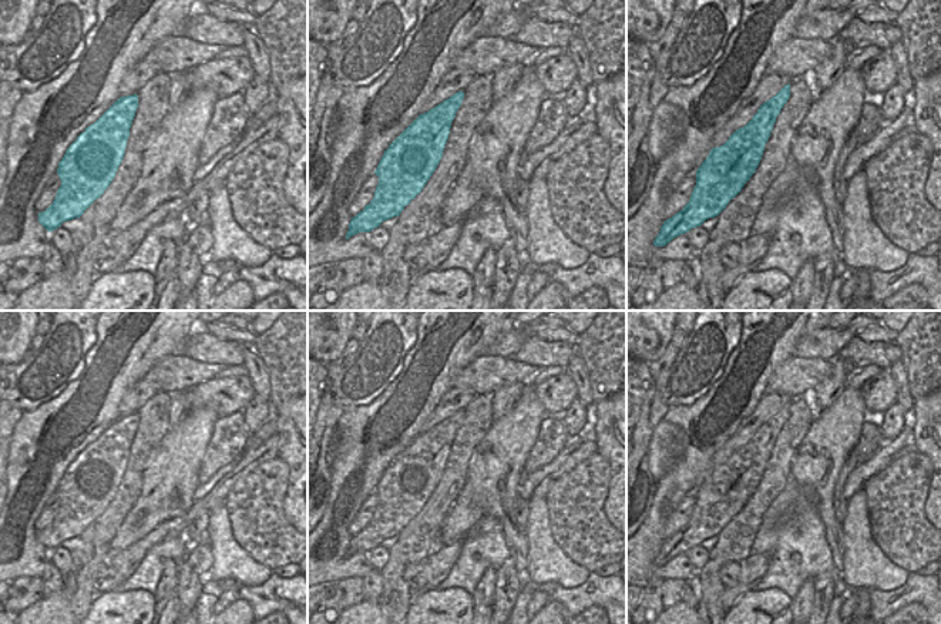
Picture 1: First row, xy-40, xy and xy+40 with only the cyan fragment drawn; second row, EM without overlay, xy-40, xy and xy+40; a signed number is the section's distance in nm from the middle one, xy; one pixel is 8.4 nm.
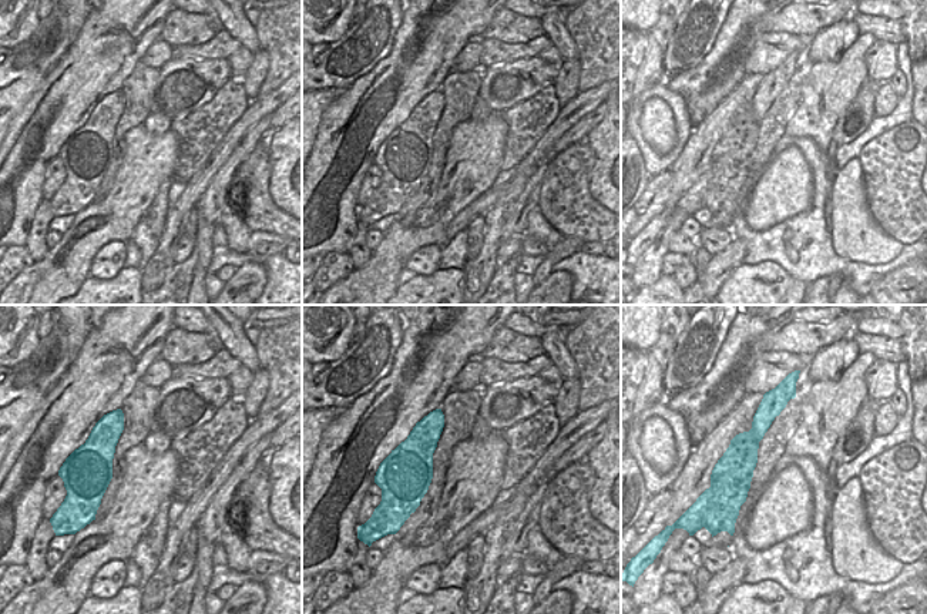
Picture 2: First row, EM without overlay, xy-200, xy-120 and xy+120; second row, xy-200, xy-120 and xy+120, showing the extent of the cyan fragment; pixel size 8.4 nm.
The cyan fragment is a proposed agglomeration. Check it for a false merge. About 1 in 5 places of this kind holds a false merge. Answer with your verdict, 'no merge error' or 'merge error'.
merge error

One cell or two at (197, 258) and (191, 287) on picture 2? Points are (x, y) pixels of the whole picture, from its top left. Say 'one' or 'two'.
one

